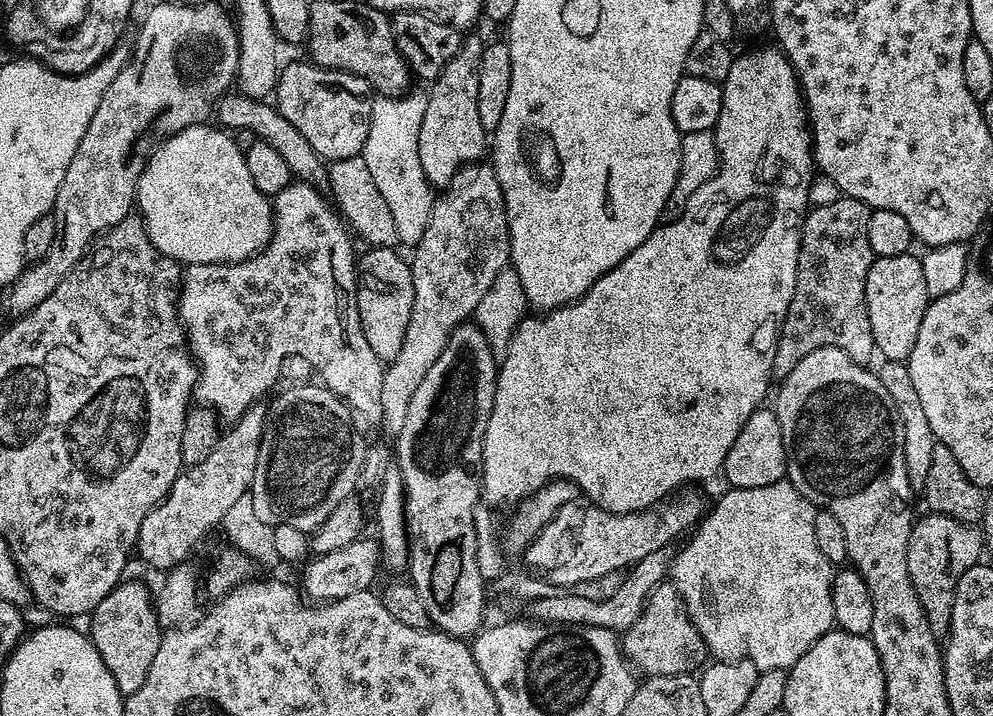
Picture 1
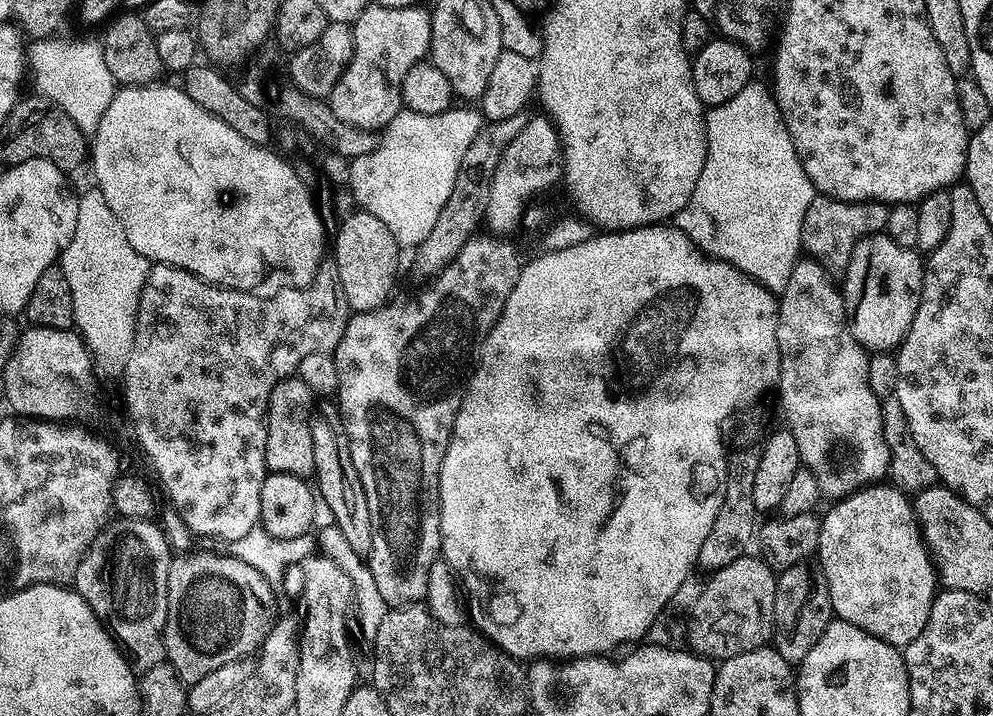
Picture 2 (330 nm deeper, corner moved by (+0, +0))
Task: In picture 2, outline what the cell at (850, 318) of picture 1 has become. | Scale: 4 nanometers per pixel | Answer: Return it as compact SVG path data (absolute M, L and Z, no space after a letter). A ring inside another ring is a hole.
M816 195L806 206L806 218L802 218L801 249L811 259L824 267L829 276L843 277L850 266L854 246L864 236L874 236L884 232L889 205L879 200L836 200L833 196Z

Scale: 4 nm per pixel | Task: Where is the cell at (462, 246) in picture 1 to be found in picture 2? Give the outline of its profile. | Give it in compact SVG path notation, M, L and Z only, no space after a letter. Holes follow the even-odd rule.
M543 114L529 115L524 121L522 130L506 146L494 176L490 182L490 198L486 206L484 219L486 228L492 234L508 234L520 224L524 216L524 207L539 192L552 188L562 180L562 149L560 136L556 133L551 120Z

